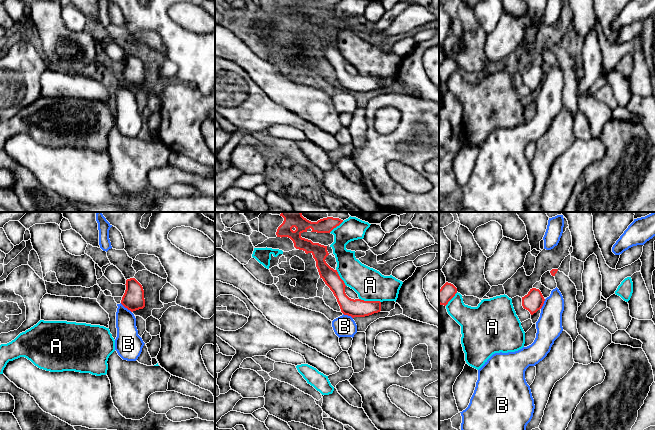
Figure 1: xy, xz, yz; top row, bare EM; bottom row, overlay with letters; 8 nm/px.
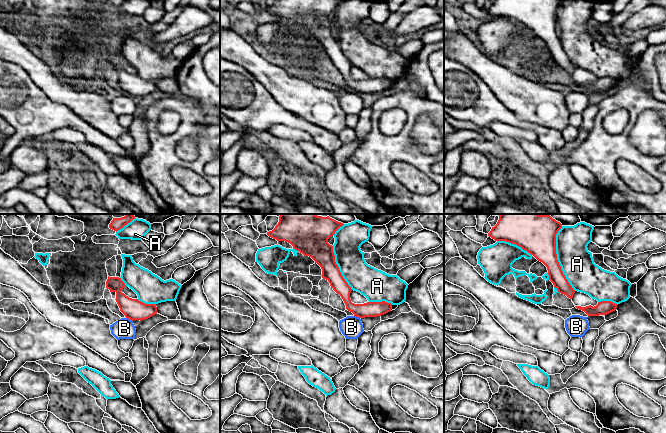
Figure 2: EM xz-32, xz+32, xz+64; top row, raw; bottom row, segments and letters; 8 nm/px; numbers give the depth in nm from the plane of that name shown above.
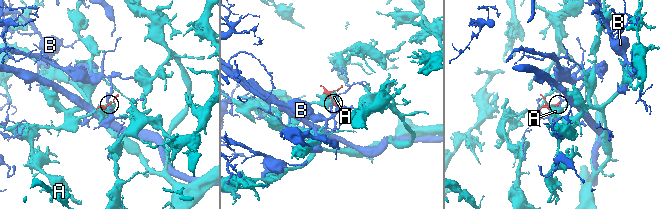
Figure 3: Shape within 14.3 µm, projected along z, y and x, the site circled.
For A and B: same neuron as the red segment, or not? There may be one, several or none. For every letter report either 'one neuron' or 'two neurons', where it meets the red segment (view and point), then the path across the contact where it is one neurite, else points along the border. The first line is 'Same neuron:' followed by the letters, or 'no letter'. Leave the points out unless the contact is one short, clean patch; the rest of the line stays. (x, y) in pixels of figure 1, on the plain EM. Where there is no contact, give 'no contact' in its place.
Same neuron: no letter
A: two neurons | xz (370, 77)
B: two neurons | xy (126, 83) | along xy (120, 79), (131, 88)

